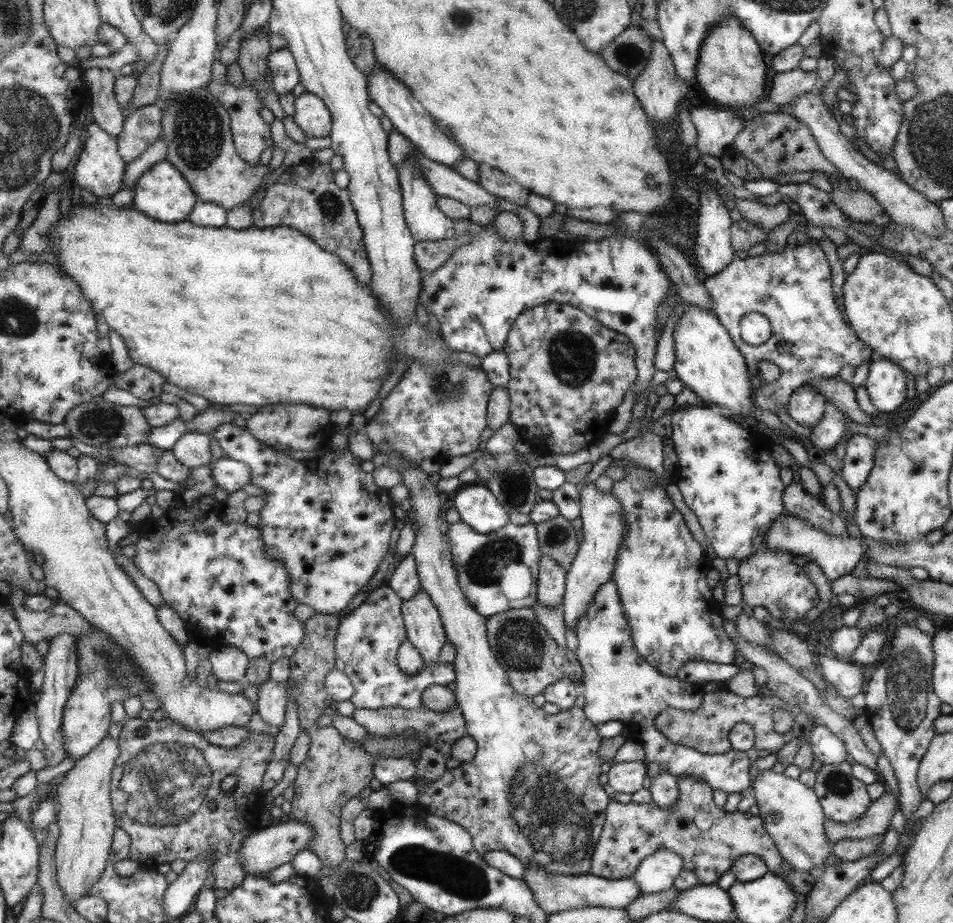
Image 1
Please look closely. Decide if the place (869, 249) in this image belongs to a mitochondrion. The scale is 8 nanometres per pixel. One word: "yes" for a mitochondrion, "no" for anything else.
no

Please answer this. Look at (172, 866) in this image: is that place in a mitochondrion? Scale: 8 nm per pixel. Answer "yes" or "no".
no

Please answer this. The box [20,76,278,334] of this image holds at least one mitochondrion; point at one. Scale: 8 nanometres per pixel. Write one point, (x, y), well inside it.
(197, 133)

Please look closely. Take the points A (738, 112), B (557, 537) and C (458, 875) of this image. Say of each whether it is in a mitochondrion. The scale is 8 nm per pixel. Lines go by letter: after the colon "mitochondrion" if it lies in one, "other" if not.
A: other
B: mitochondrion
C: mitochondrion

